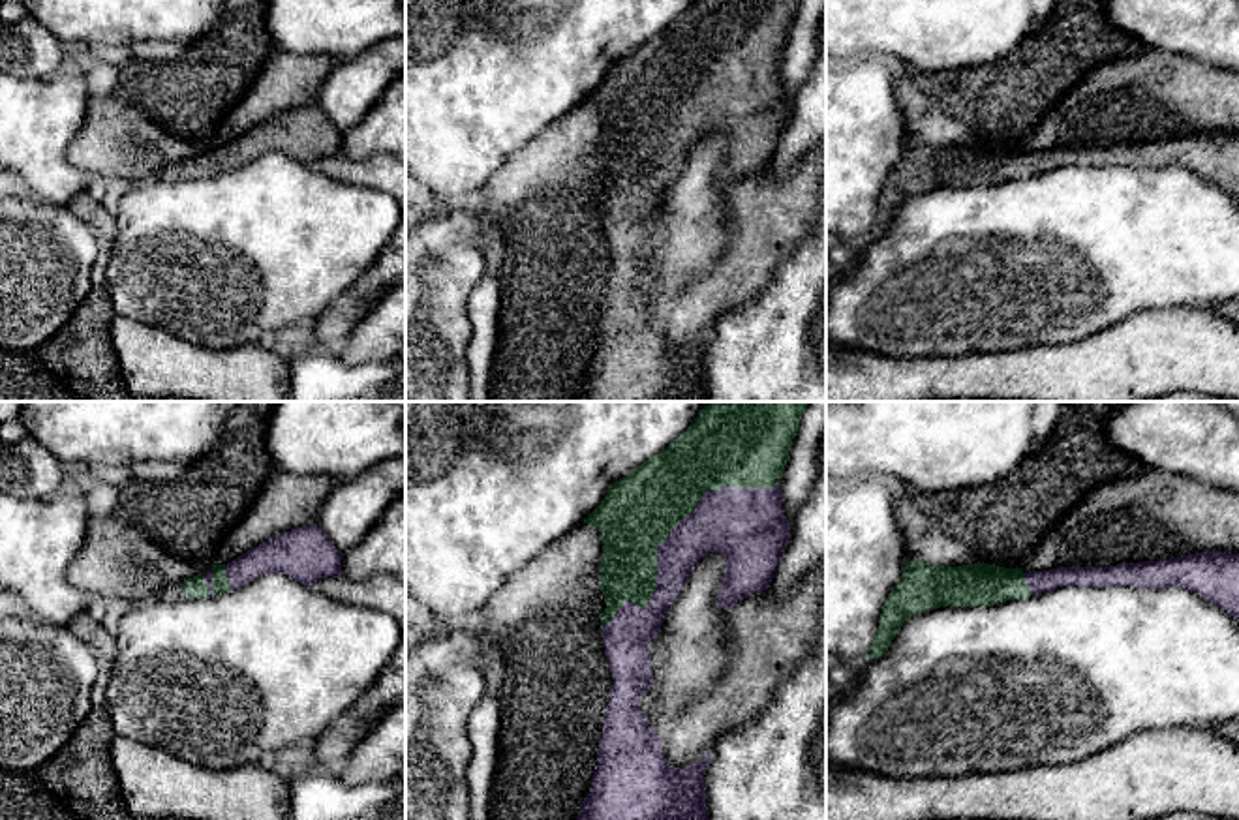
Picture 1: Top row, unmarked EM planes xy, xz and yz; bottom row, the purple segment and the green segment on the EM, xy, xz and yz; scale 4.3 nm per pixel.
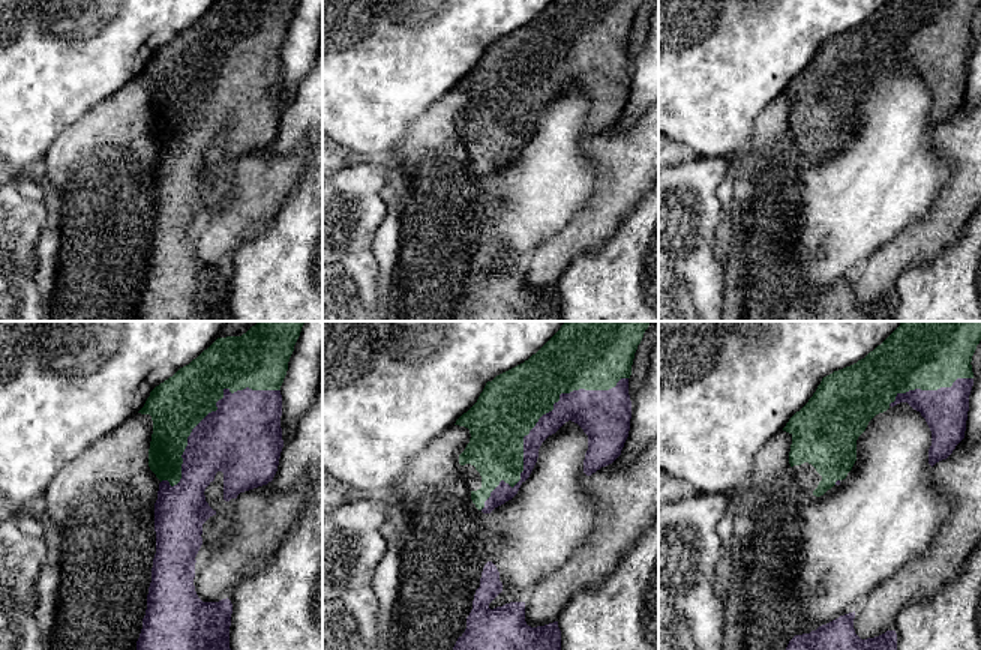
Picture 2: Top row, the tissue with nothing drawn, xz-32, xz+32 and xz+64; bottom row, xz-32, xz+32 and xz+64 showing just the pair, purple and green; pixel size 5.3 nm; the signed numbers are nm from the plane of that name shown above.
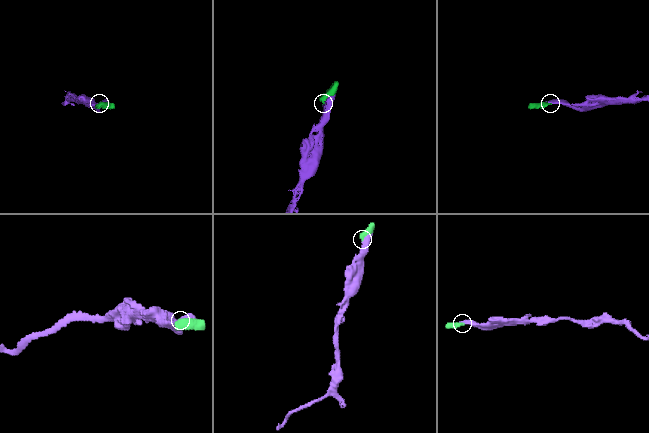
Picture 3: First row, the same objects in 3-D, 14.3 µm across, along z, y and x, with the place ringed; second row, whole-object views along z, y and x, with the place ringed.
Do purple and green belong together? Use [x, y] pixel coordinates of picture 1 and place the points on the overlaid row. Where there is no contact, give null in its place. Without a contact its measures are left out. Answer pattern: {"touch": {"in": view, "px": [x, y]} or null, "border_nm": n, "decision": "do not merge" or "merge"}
{"touch": {"in": "xz", "px": [669, 533]}, "border_nm": 950, "decision": "merge"}

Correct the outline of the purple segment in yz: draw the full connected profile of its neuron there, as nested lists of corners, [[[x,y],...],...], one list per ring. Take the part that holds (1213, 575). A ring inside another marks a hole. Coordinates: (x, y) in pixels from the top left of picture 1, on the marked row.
[[[1205,550],[1181,557],[1115,567],[1004,569],[987,563],[933,567],[907,561],[888,595],[869,659],[882,657],[901,625],[941,606],[991,606],[1046,593],[1063,585],[1140,589],[1183,587],[1239,619],[1239,554]]]

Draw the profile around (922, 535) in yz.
[[[905,490],[894,494],[895,520],[905,540],[907,559],[933,567],[961,567],[978,563],[978,555],[961,540],[920,512]]]

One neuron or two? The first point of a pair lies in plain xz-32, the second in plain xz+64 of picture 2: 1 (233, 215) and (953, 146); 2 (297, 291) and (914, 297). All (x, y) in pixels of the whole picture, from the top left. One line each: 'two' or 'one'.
1: one
2: one

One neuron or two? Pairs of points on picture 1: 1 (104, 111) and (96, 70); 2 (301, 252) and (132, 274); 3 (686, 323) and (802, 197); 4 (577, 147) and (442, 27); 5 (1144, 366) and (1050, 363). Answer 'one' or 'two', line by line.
1: two
2: one
3: one
4: two
5: one

